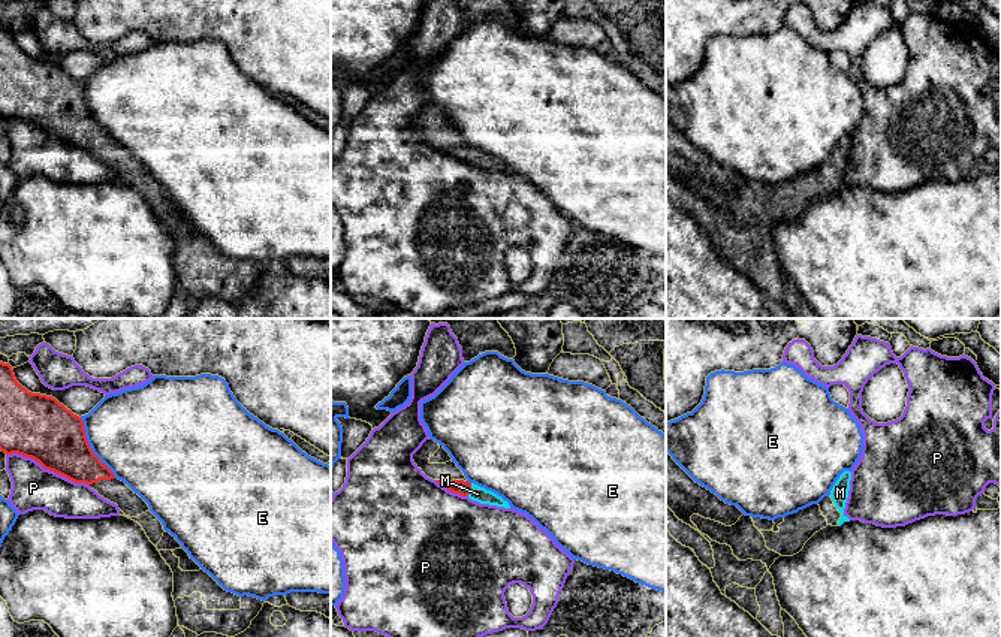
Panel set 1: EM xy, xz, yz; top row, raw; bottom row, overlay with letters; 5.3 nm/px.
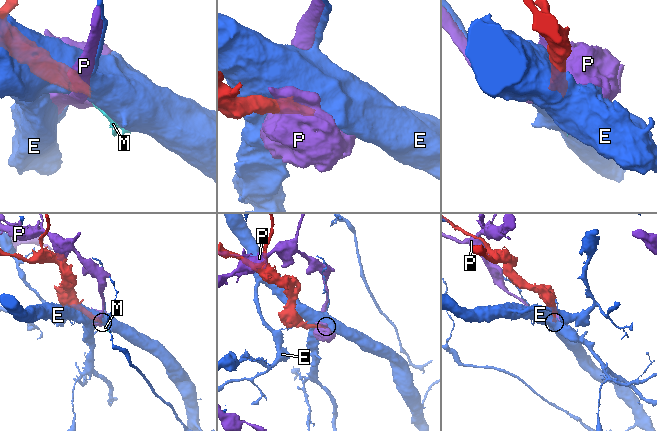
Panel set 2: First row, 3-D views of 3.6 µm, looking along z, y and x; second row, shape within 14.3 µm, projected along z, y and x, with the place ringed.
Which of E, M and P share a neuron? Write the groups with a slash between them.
E / M / P

